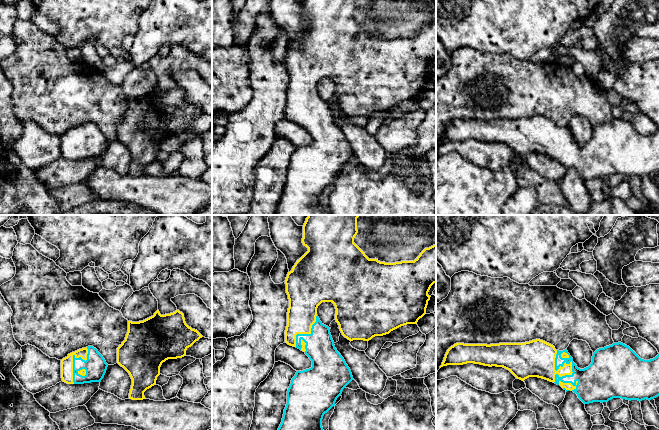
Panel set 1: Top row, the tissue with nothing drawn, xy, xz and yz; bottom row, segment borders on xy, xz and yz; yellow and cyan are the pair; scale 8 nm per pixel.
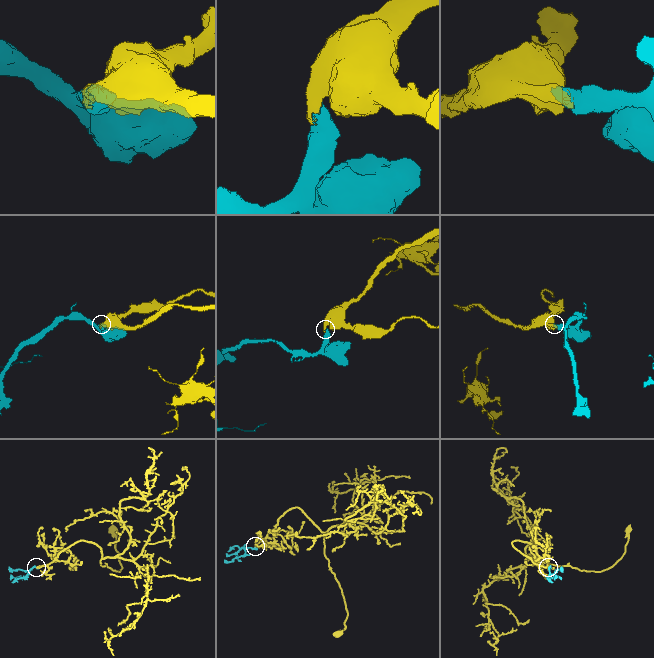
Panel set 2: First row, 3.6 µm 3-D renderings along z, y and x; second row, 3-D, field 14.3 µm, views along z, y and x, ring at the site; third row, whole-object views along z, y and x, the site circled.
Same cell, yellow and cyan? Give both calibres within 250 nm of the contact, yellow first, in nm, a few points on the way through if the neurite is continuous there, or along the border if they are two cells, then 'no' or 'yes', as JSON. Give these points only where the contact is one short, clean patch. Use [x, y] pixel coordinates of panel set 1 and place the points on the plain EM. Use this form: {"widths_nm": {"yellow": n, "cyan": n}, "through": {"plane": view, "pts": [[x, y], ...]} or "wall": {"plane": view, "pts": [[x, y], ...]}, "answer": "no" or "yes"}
{"widths_nm": {"yellow": 260, "cyan": 280}, "answer": "yes"}

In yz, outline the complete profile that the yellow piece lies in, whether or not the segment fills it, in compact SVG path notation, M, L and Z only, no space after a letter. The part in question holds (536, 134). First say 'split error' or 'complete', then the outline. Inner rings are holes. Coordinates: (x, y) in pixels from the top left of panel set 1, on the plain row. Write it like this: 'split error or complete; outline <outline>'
split error; outline M540 115L490 121L456 119L447 126L440 144L467 139L503 143L522 157L529 153L548 156L560 161L566 168L573 167L584 180L608 178L613 174L642 177L659 172L659 130L653 135L644 136L621 118L597 125L591 140L584 145L577 143L567 125L556 126L553 121Z

